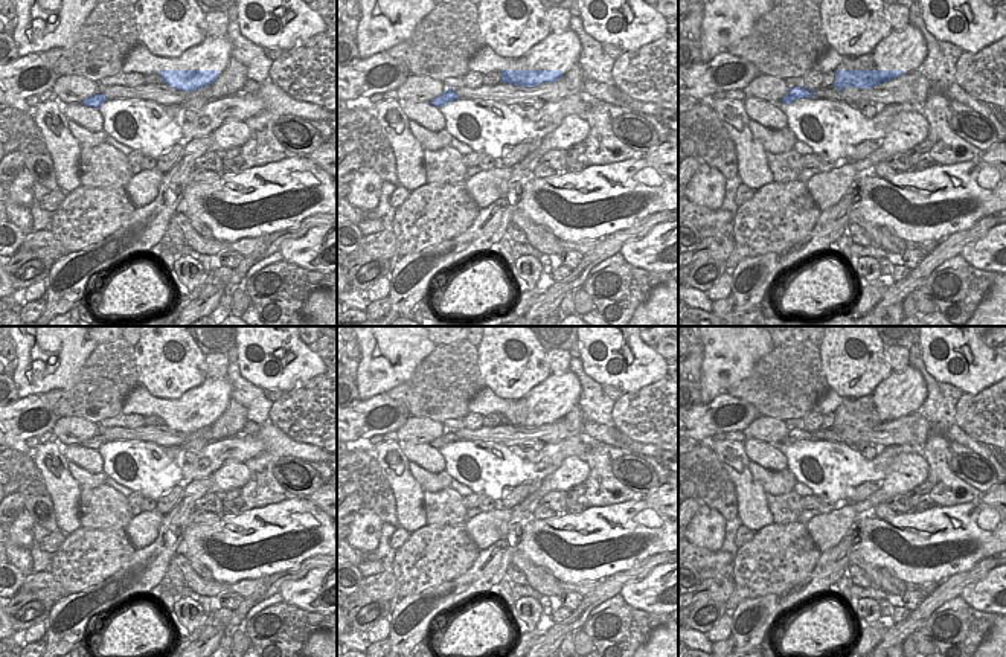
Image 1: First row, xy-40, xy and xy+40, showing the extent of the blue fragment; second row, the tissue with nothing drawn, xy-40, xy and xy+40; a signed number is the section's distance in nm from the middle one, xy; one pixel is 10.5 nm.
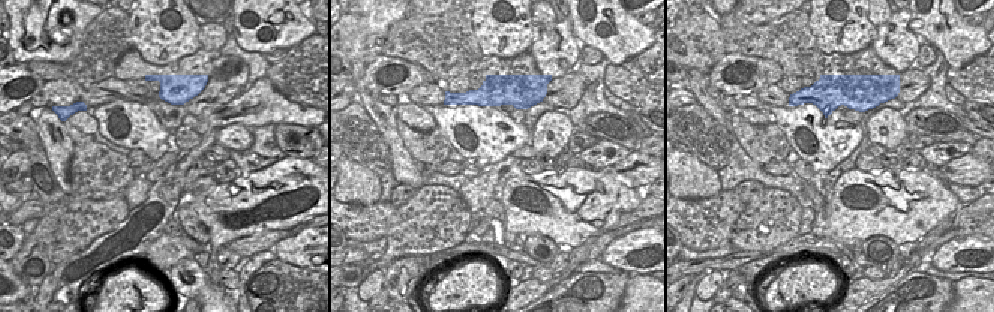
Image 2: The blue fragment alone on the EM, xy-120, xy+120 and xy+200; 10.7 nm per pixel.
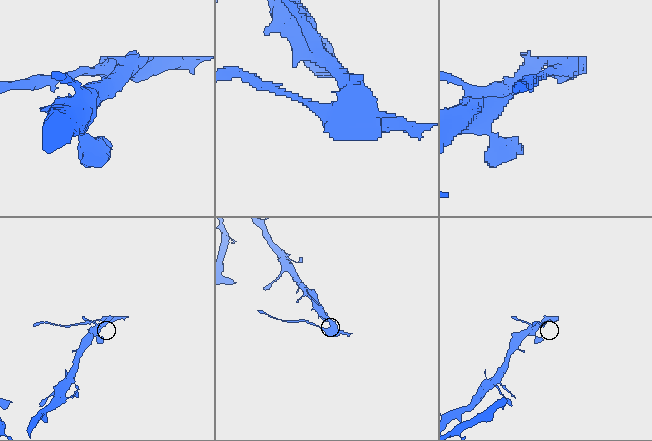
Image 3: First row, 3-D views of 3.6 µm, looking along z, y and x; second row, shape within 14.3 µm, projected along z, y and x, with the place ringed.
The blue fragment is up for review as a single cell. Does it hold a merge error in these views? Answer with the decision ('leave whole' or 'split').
split

